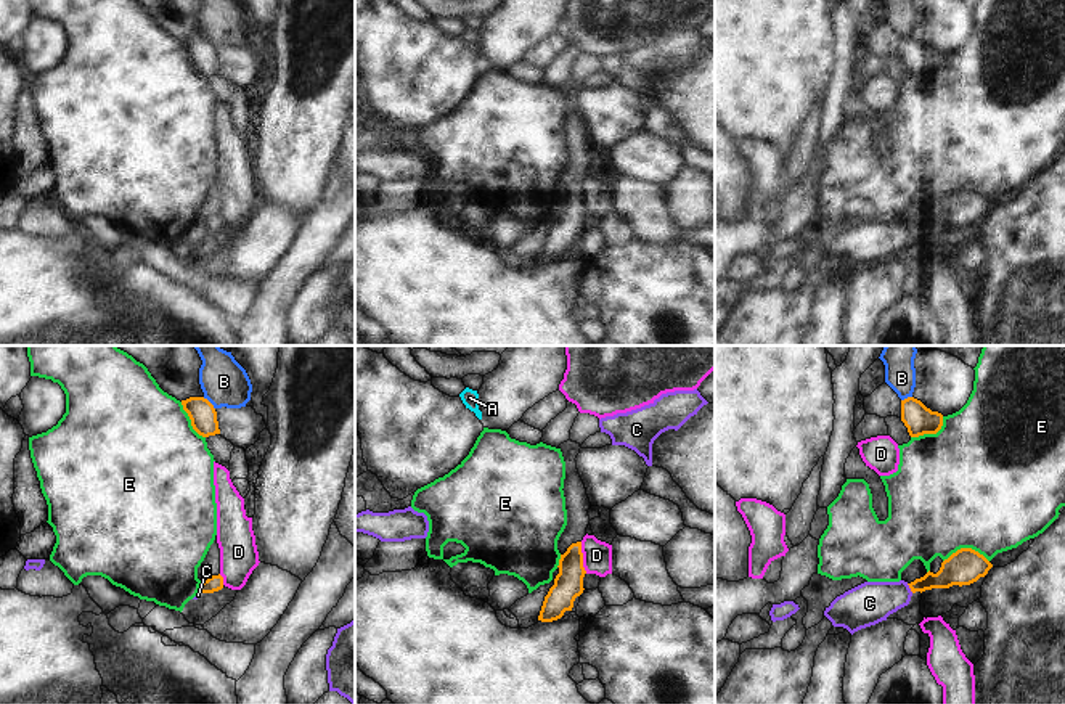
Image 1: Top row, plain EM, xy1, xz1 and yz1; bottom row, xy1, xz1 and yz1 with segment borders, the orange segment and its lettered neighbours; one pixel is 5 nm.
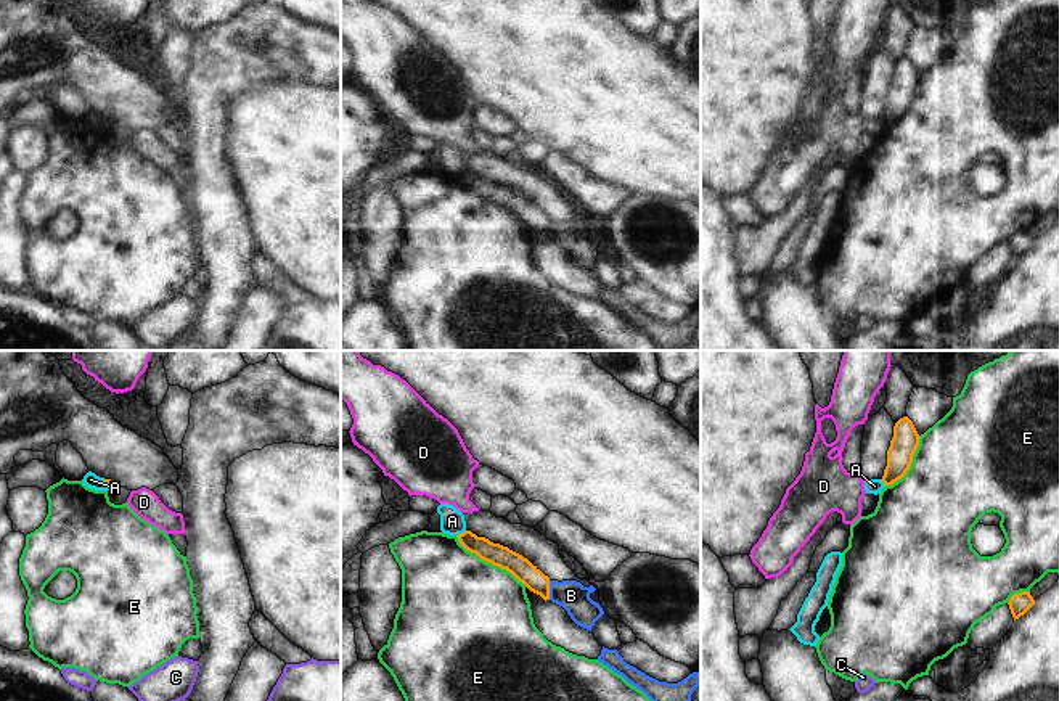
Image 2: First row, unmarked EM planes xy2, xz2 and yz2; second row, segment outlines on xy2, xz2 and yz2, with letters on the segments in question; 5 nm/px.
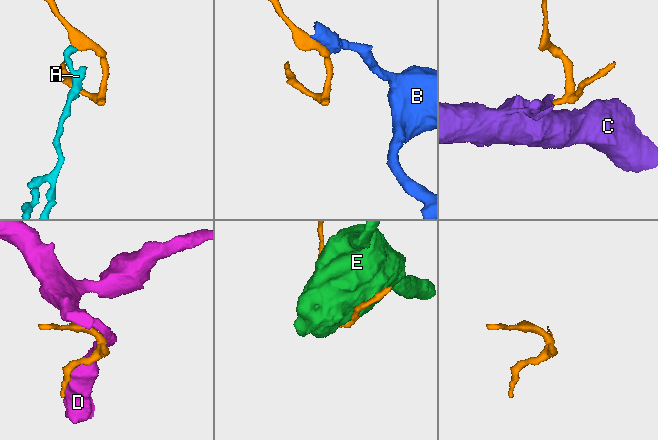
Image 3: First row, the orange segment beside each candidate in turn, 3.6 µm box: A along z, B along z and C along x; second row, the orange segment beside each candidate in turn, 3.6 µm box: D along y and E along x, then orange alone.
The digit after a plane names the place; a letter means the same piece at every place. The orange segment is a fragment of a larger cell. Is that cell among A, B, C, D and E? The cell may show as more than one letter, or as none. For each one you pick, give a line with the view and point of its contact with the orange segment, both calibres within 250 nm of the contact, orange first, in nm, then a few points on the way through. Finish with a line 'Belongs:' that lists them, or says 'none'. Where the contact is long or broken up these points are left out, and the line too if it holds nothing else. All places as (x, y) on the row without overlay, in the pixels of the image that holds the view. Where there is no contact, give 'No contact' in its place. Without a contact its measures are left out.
C: Touches orange at yz1 (909, 227). Thickness 150 nm (orange) against 220 nm. Path across: yz1 (956, 209), (943, 219), (909, 227), (897, 235), (869, 243)
Belongs: C

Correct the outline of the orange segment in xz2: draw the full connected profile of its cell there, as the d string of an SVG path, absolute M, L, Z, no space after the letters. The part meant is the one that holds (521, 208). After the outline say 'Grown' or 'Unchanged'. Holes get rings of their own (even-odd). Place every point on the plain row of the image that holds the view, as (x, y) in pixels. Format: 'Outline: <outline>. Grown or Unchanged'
Outline: M464 170L456 177L468 191L476 193L480 199L493 206L506 209L530 232L540 235L545 241L550 240L550 217L527 198L485 177L477 177L471 170Z. Unchanged

